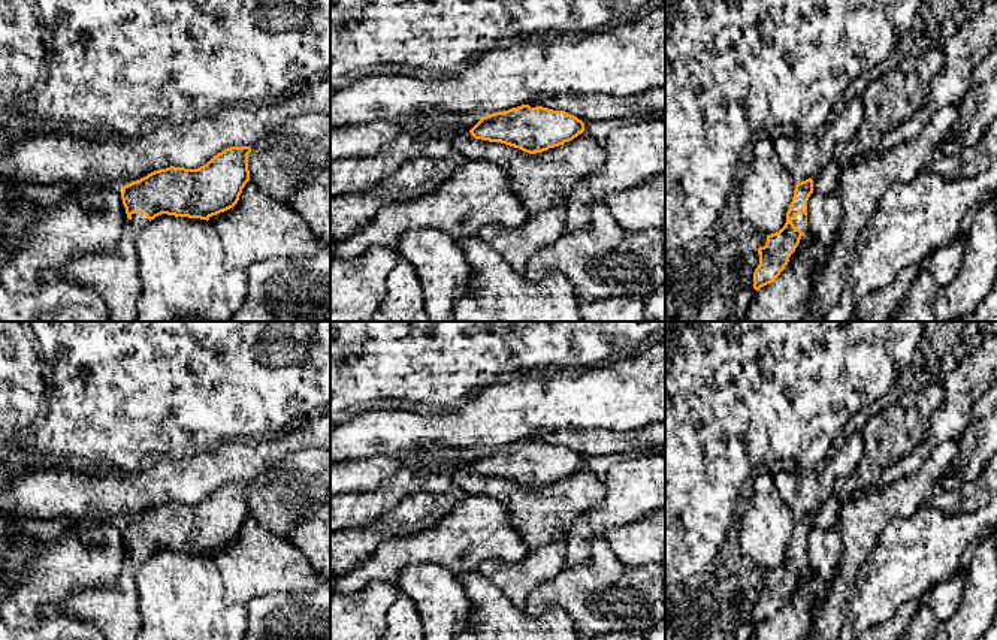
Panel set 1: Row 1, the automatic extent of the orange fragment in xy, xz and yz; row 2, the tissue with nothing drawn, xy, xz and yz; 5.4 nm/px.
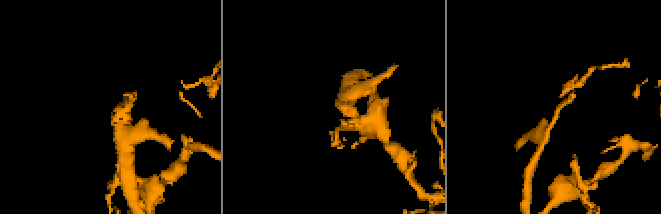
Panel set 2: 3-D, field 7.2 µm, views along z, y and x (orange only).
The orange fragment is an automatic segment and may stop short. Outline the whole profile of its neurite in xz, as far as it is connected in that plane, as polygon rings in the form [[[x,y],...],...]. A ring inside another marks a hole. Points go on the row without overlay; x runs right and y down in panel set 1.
[[[522,440],[481,452],[471,471],[501,477],[525,487],[547,486],[572,476],[584,467],[584,458],[565,446]]]

